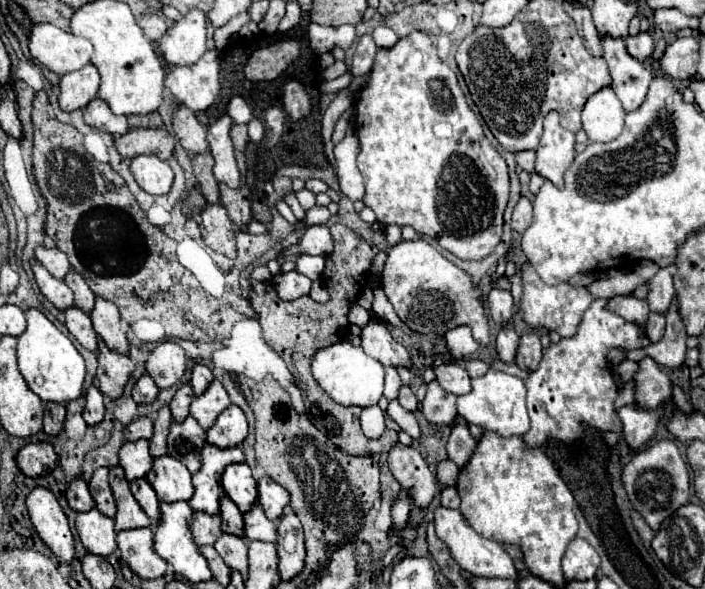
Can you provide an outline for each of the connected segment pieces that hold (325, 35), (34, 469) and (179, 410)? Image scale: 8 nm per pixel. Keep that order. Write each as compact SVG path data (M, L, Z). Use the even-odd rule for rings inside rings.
M309 25L309 43L315 53L327 53L333 47L349 49L355 39L355 27L353 25L339 25L339 27L327 27L327 25Z
M29 443L17 453L17 465L27 477L49 475L55 469L57 455L49 443Z
M183 385L181 389L177 389L177 393L173 395L169 409L173 415L173 421L185 421L185 417L189 415L189 405L193 399L193 391L189 385Z

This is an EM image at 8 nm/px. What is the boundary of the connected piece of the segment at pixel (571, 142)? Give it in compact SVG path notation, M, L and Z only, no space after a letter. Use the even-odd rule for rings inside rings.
M551 111L545 117L543 135L535 153L537 153L535 171L543 179L551 181L561 189L563 173L573 163L575 157L575 135L561 127L557 111Z

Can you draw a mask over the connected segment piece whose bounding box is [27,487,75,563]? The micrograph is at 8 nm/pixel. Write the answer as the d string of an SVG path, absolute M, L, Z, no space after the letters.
M35 487L27 495L27 509L39 537L47 543L47 547L63 563L71 563L75 551L73 535L55 495L45 487Z

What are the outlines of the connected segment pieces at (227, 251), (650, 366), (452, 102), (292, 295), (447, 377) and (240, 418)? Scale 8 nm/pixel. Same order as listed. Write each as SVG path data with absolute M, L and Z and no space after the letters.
M205 205L201 211L201 235L203 235L203 243L207 247L211 247L213 251L235 259L237 247L235 247L235 233L233 233L233 225L231 219L225 211L223 205Z
M643 357L639 369L633 375L635 381L635 405L641 409L657 409L657 405L673 403L673 385L665 371L651 359Z
M413 31L411 35L399 39L395 47L379 49L377 57L375 57L375 63L373 63L373 69L369 73L369 83L359 91L359 97L355 101L355 111L357 111L355 131L357 131L357 137L361 141L361 151L359 151L357 167L359 167L359 171L363 175L363 181L365 181L363 203L375 211L379 221L385 223L385 225L397 223L399 227L411 225L419 235L429 235L431 239L439 239L439 245L443 249L451 251L453 255L457 255L459 259L481 261L481 259L489 257L493 253L493 249L497 247L497 243L501 241L501 233L503 233L503 211L505 211L507 199L509 199L509 171L507 171L507 163L497 153L497 149L493 149L493 145L487 141L479 119L475 117L475 113L469 109L469 105L465 101L465 95L463 95L463 91L459 87L459 81L457 81L457 75L439 59L437 45L433 43L433 39L427 33Z
M289 271L289 273L275 275L273 277L273 287L277 289L277 293L283 301L295 301L297 297L309 295L311 279L297 273L297 271Z
M441 353L433 355L433 371L435 371L435 377L437 377L439 385L447 393L463 395L463 393L471 391L471 379L469 379L465 367L459 365L459 363L449 365L449 361Z
M229 405L215 421L215 425L207 431L207 443L217 445L221 449L235 447L247 437L247 419L245 413L237 405Z

